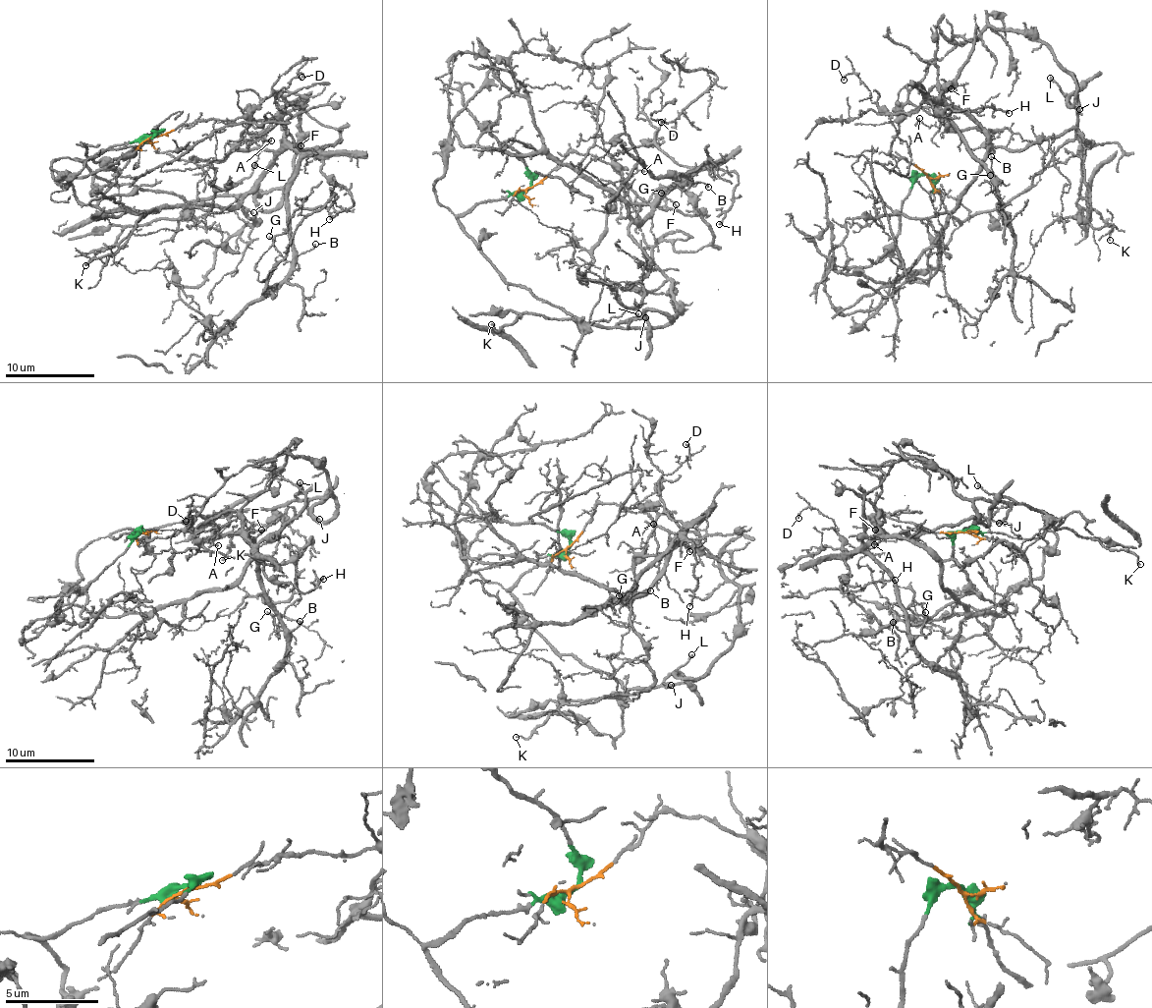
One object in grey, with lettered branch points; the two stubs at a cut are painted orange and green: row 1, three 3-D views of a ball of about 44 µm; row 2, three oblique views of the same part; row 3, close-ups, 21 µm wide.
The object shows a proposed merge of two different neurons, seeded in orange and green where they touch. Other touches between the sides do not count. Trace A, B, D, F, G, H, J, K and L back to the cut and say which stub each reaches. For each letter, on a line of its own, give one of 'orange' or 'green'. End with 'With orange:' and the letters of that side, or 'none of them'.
A: orange
B: orange
D: orange
F: orange
G: orange
H: orange
J: green
K: green
L: green
With orange: A, B, D, F, G, H

